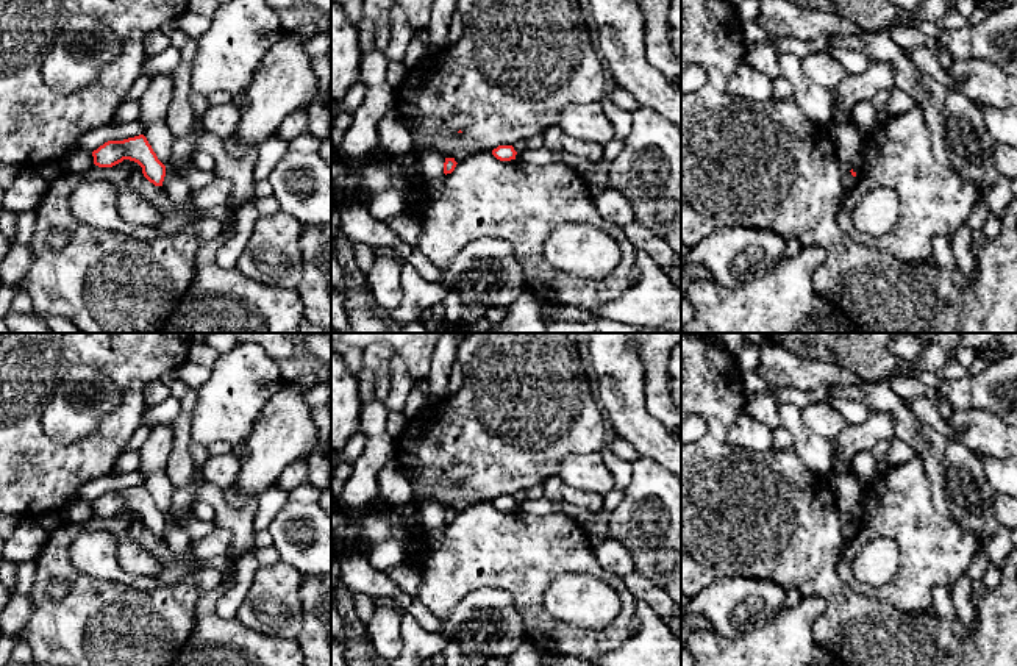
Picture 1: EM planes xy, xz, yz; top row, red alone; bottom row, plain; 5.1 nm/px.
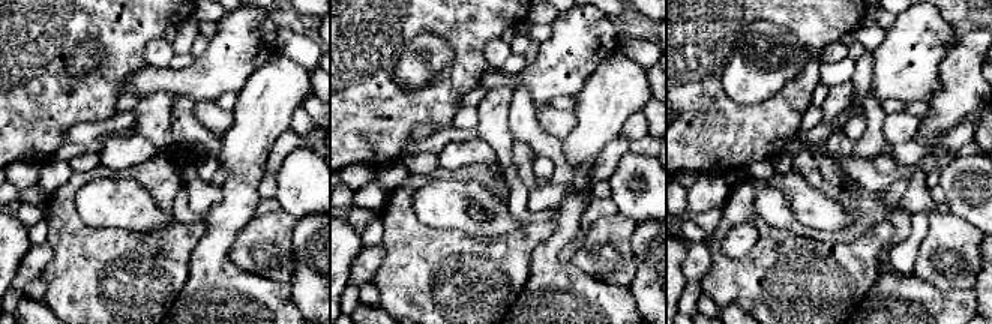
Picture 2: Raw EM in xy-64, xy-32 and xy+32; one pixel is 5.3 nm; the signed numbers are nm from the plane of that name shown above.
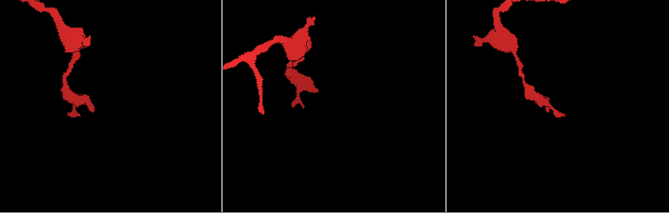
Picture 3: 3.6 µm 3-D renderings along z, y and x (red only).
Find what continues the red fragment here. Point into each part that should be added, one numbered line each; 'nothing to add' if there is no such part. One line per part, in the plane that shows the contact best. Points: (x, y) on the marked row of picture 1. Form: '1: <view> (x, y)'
nothing to add

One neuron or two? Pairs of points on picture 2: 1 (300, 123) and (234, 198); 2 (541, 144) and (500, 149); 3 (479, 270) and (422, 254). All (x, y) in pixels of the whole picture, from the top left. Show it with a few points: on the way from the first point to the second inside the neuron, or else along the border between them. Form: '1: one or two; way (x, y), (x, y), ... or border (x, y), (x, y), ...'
1: two; border (302, 105), (294, 111), (287, 128)
2: two; border (509, 105), (509, 134), (515, 140)
3: one; way (465, 270), (459, 267), (435, 267)

